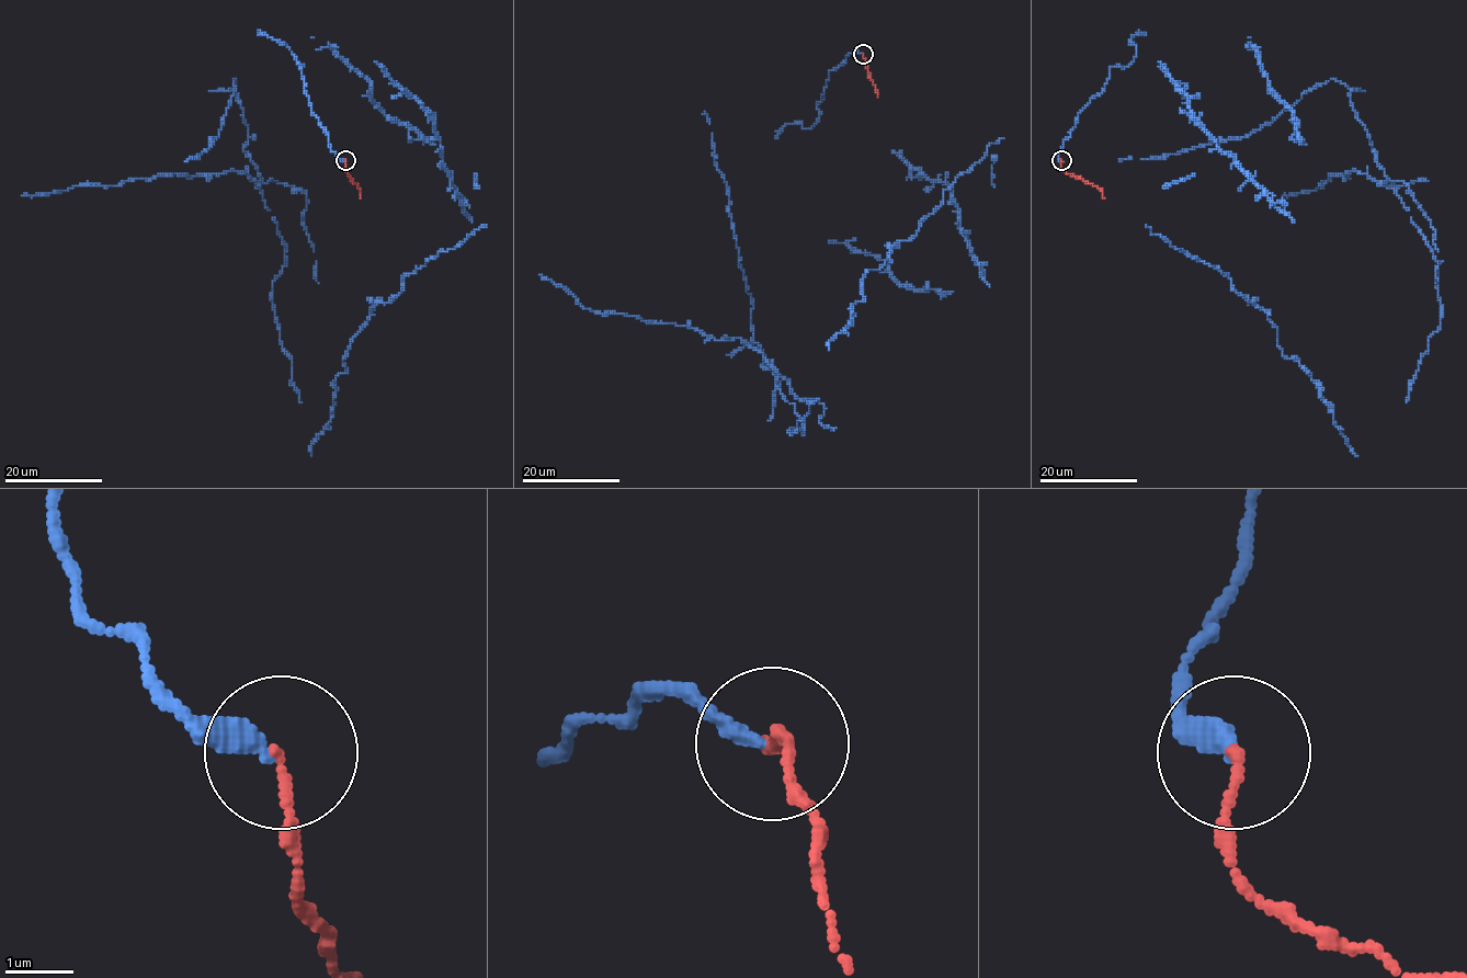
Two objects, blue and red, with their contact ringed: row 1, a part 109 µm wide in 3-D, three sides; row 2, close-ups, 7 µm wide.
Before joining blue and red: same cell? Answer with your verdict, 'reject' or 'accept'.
accept

